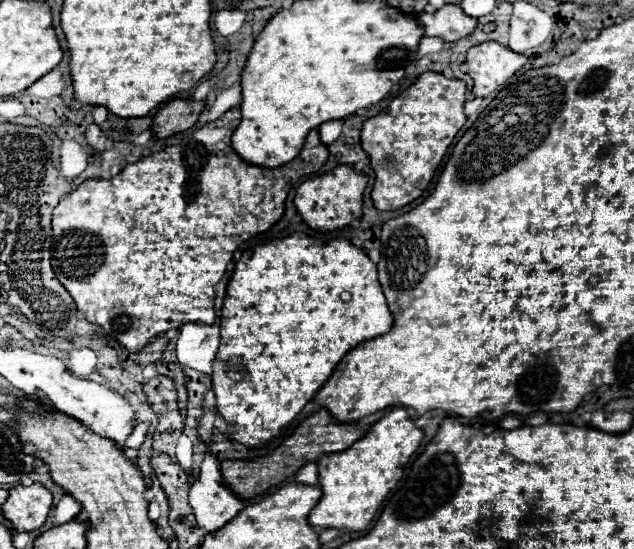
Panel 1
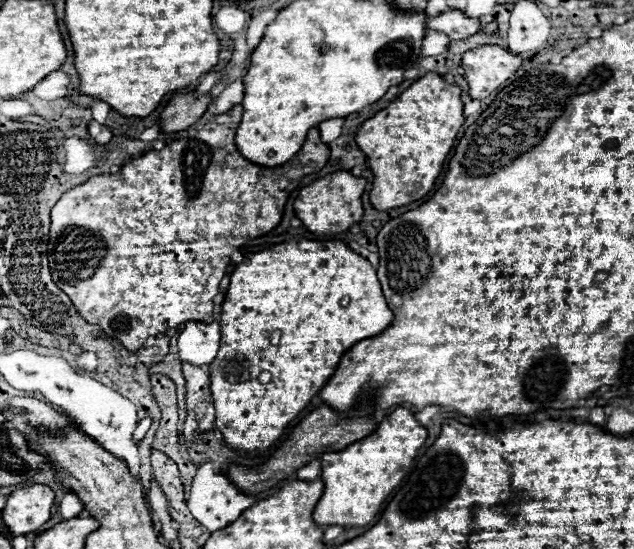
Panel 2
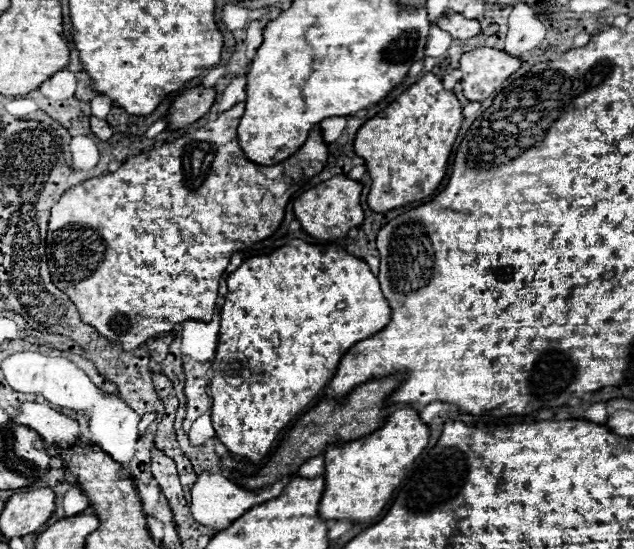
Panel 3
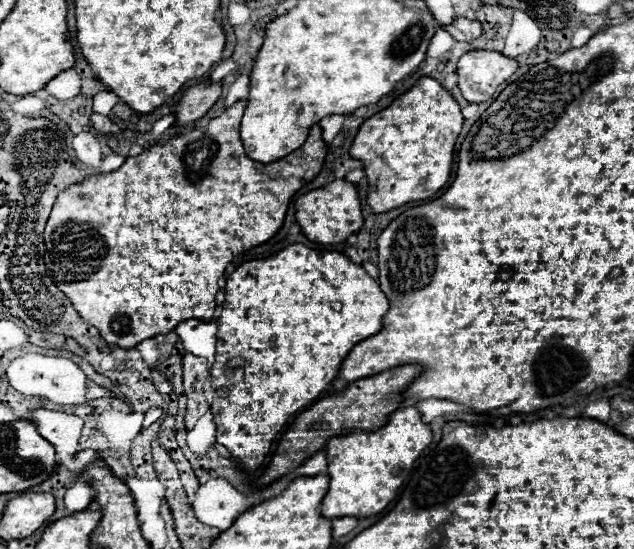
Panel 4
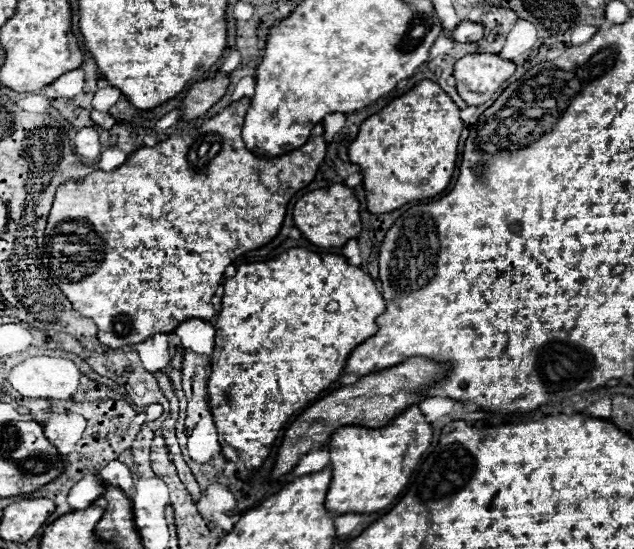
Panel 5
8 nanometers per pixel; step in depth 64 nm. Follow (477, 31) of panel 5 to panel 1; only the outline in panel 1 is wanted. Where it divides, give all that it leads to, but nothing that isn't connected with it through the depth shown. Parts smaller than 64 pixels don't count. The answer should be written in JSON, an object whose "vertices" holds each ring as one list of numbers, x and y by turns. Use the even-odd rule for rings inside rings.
{"vertices":[[446,4,434,14,424,12,420,16,420,24,424,26,426,36,440,36,444,38,444,42,456,42,460,38,470,36,476,30,478,20,466,16,460,6]]}

